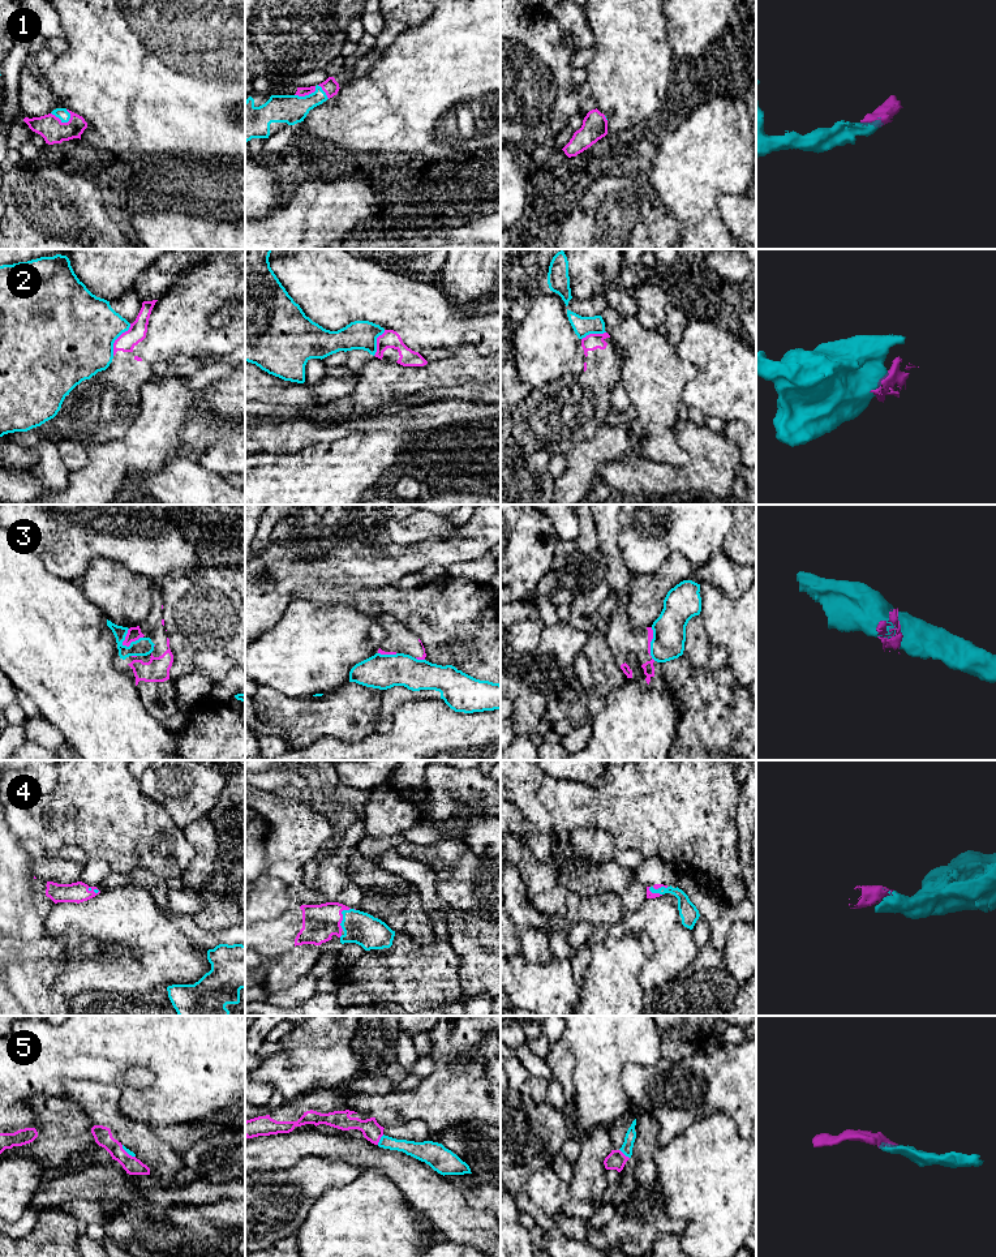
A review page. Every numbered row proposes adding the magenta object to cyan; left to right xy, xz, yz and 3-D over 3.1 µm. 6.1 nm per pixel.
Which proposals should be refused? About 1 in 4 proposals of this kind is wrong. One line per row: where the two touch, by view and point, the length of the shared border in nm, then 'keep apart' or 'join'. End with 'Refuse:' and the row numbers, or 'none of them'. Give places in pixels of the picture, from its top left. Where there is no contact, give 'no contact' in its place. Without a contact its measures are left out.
1: xz (316, 90) | 220 nm | join
2: xy (116, 338) | 240 nm | keep apart
3: xy (132, 642) | 140 nm | keep apart
4: xz (343, 917) | 150 nm | join
5: xz (380, 1140) | 80 nm | join
Refuse: 2, 3

